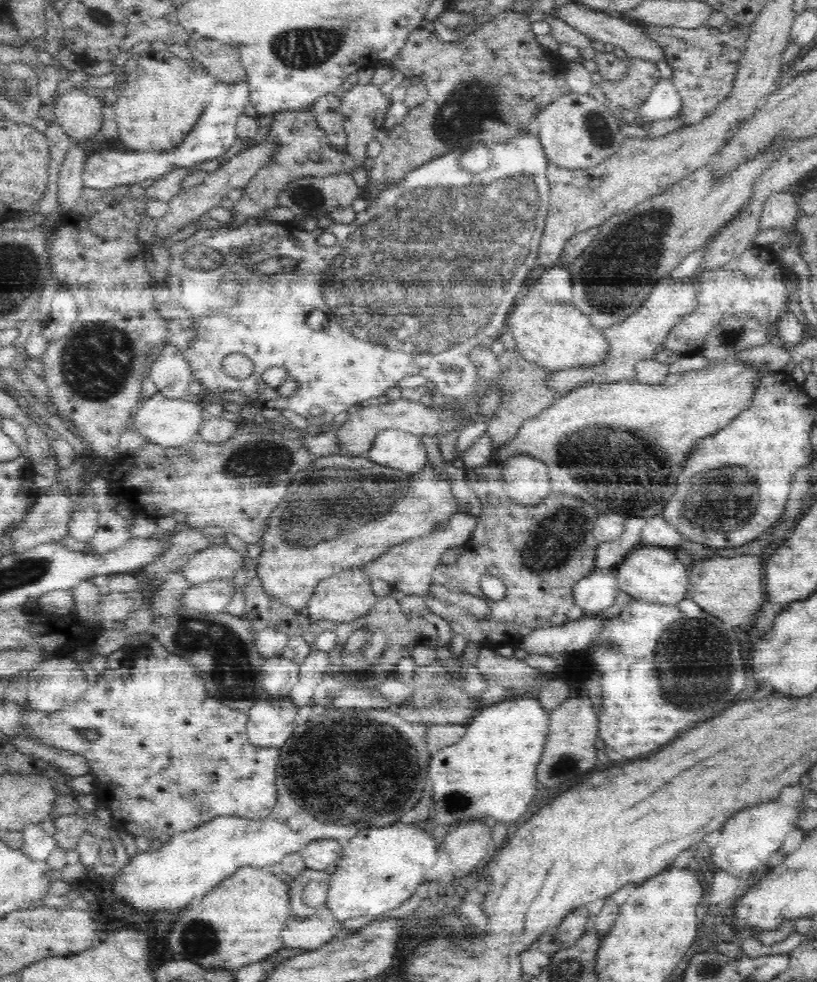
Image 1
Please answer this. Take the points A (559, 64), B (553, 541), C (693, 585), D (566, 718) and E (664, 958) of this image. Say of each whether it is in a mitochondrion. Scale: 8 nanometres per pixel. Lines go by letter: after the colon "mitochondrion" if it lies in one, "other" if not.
A: other
B: mitochondrion
C: other
D: other
E: other

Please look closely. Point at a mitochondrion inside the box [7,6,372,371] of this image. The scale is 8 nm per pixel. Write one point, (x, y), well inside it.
(307, 48)

